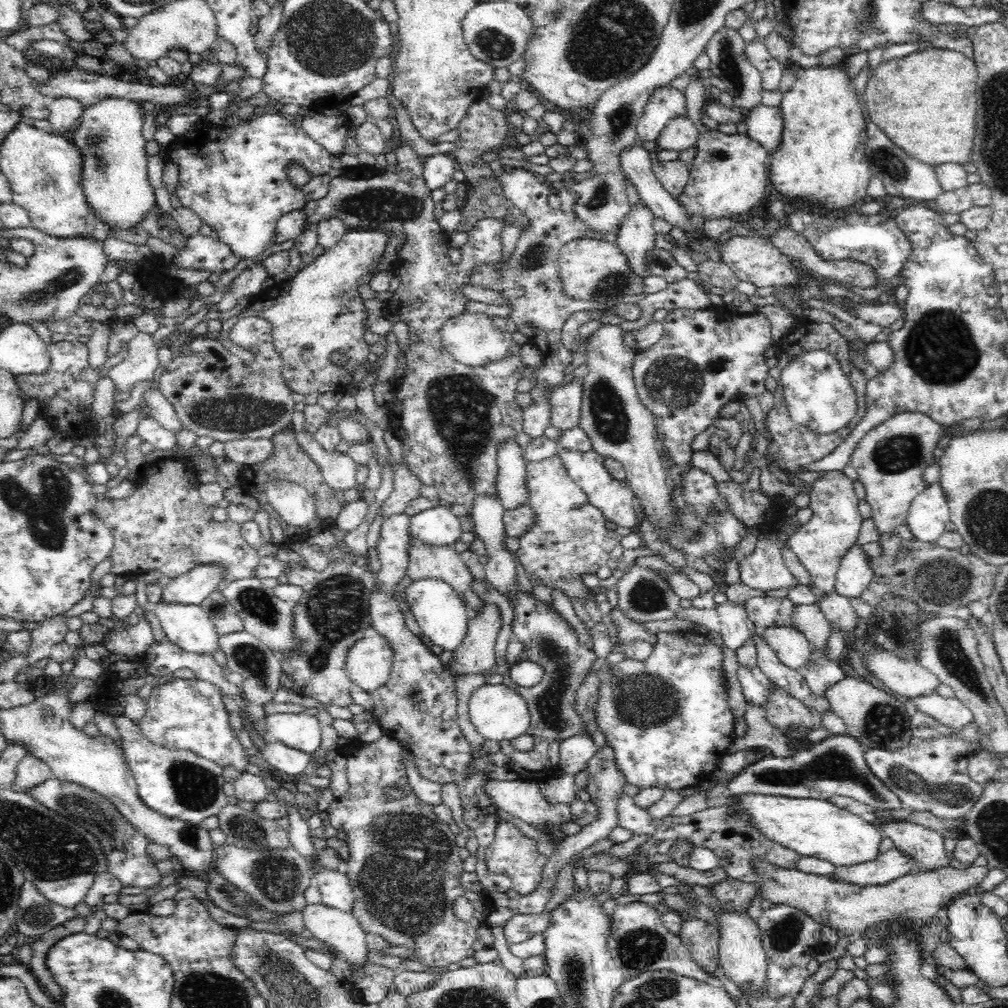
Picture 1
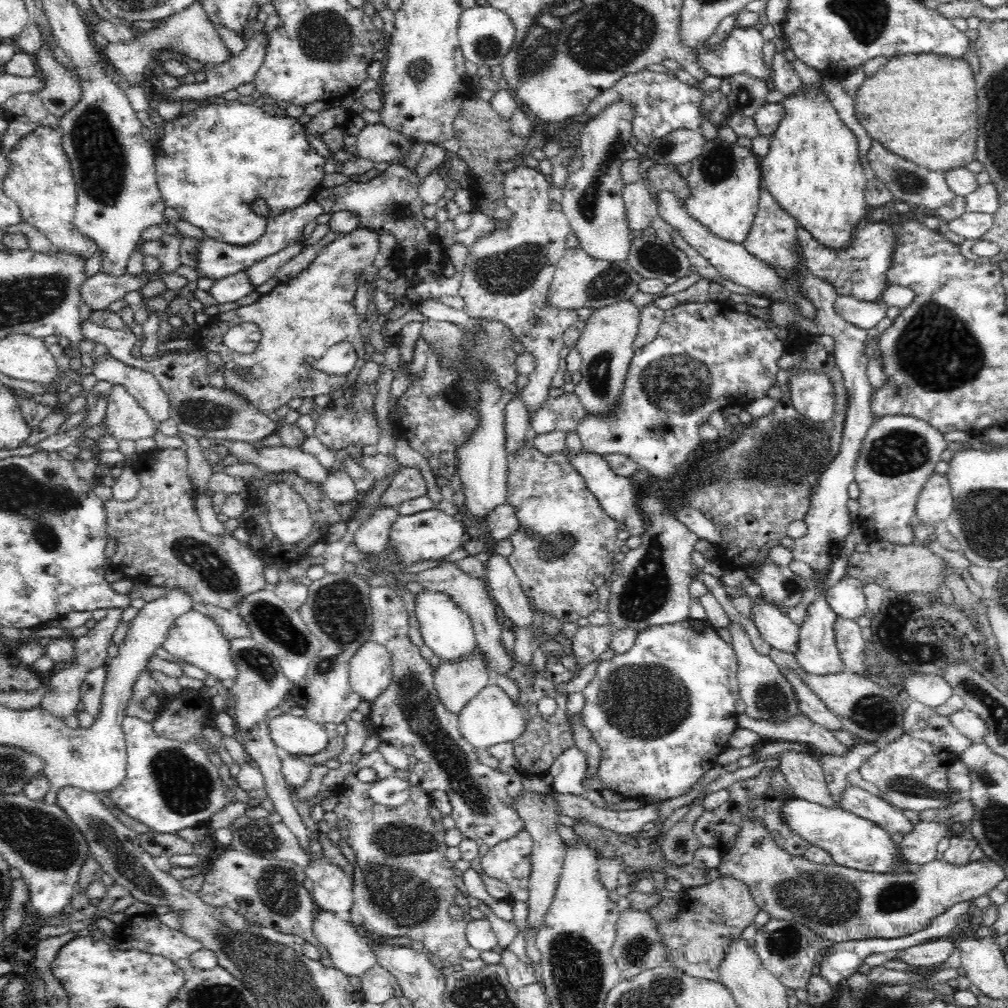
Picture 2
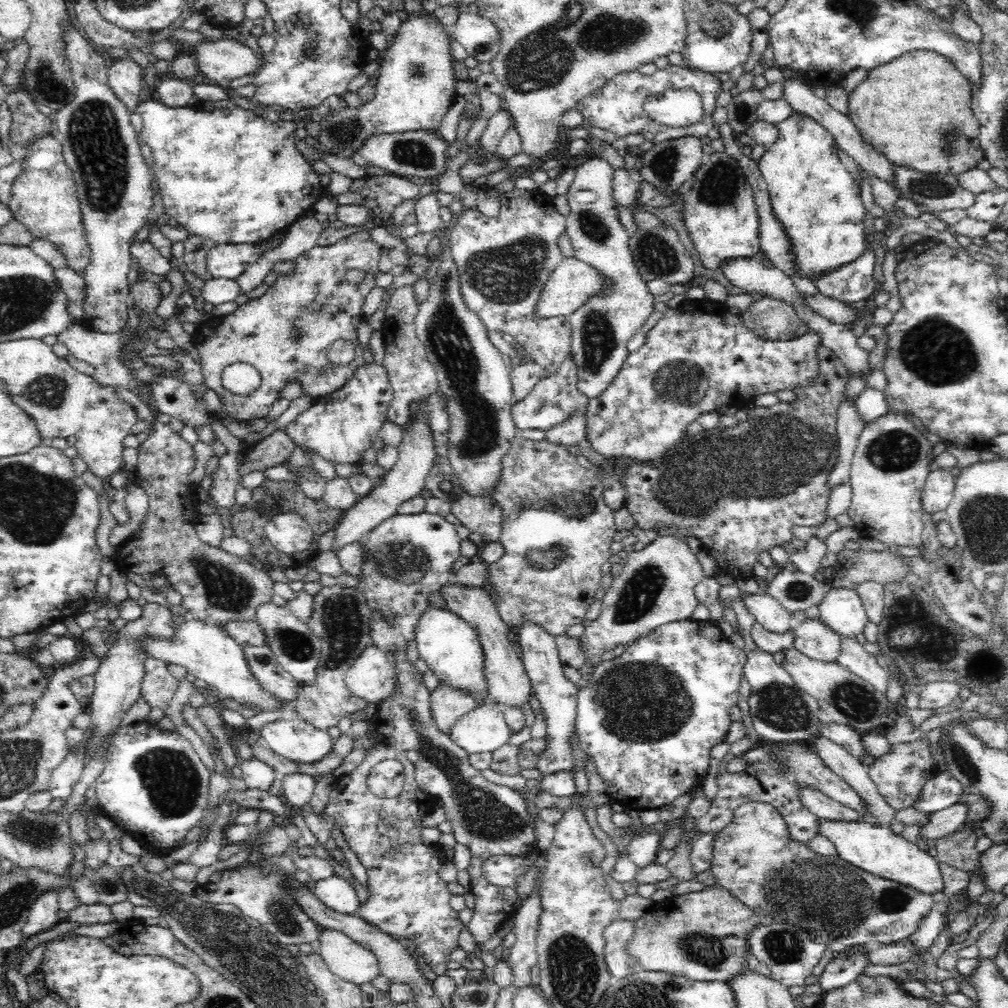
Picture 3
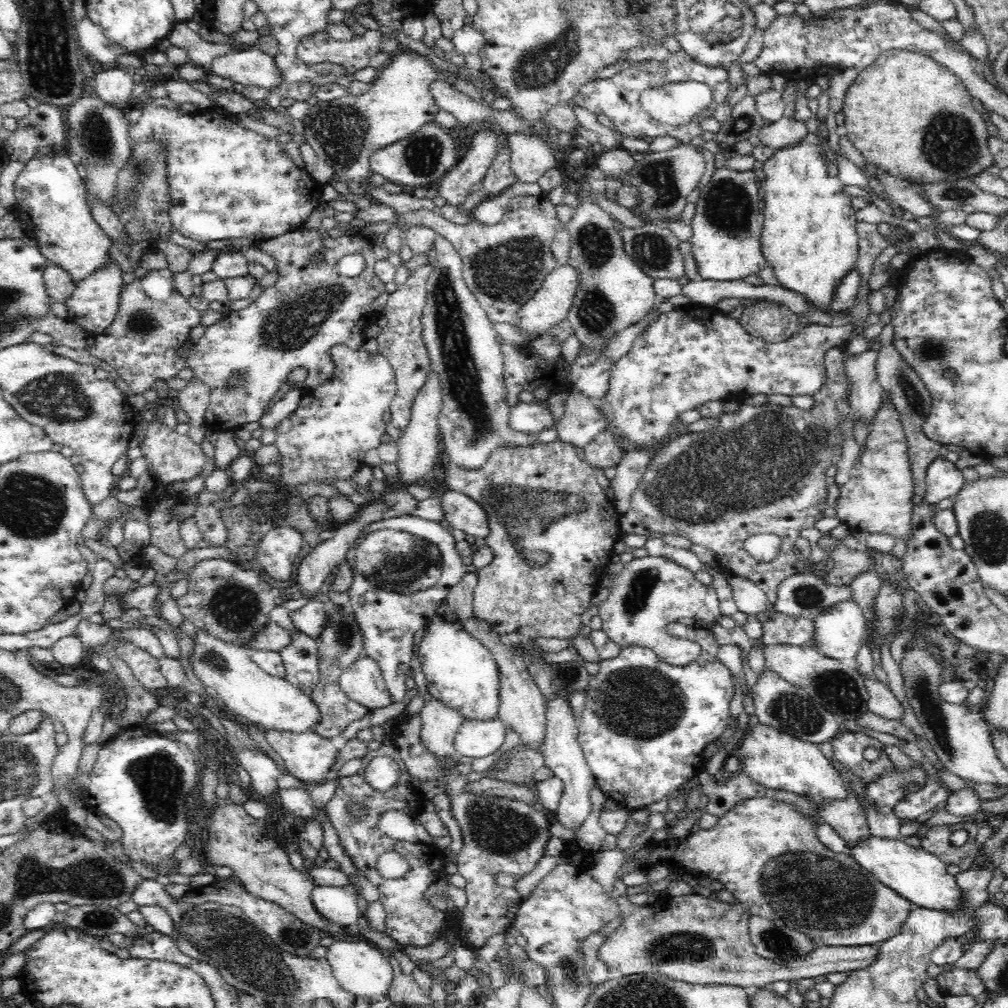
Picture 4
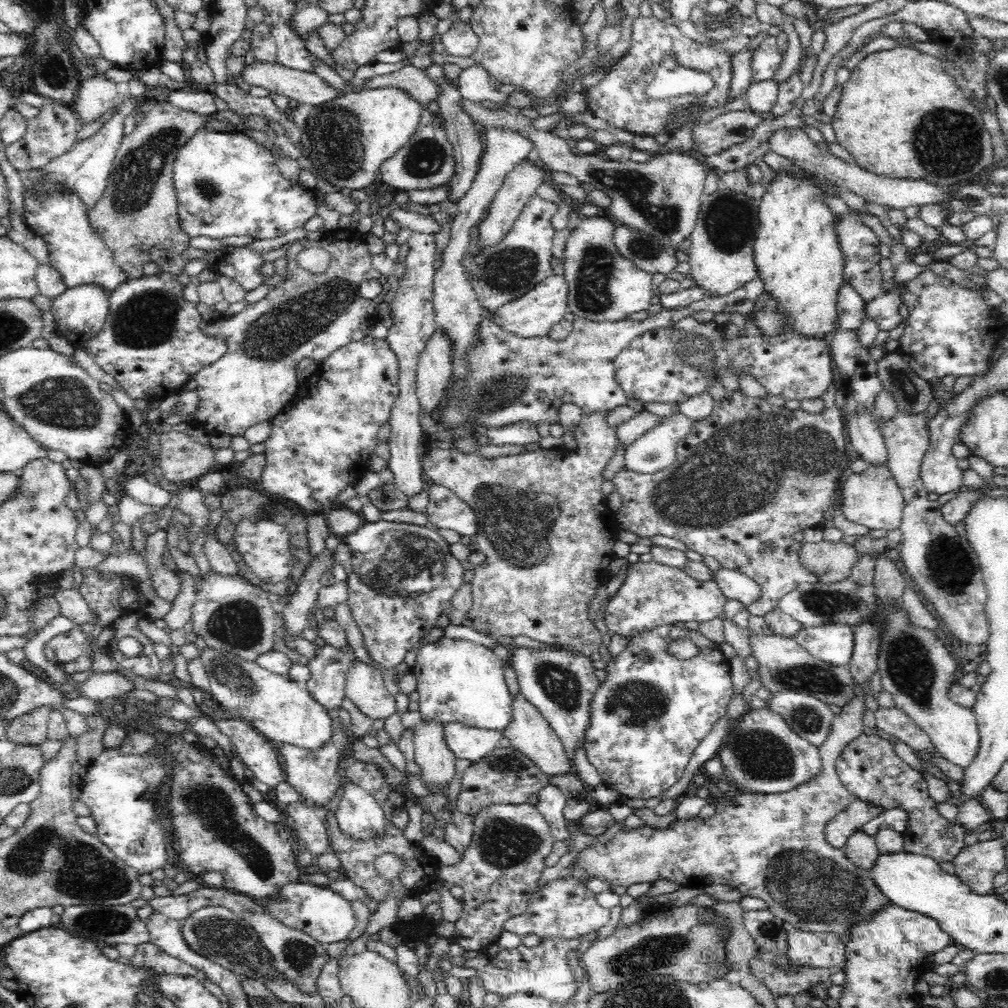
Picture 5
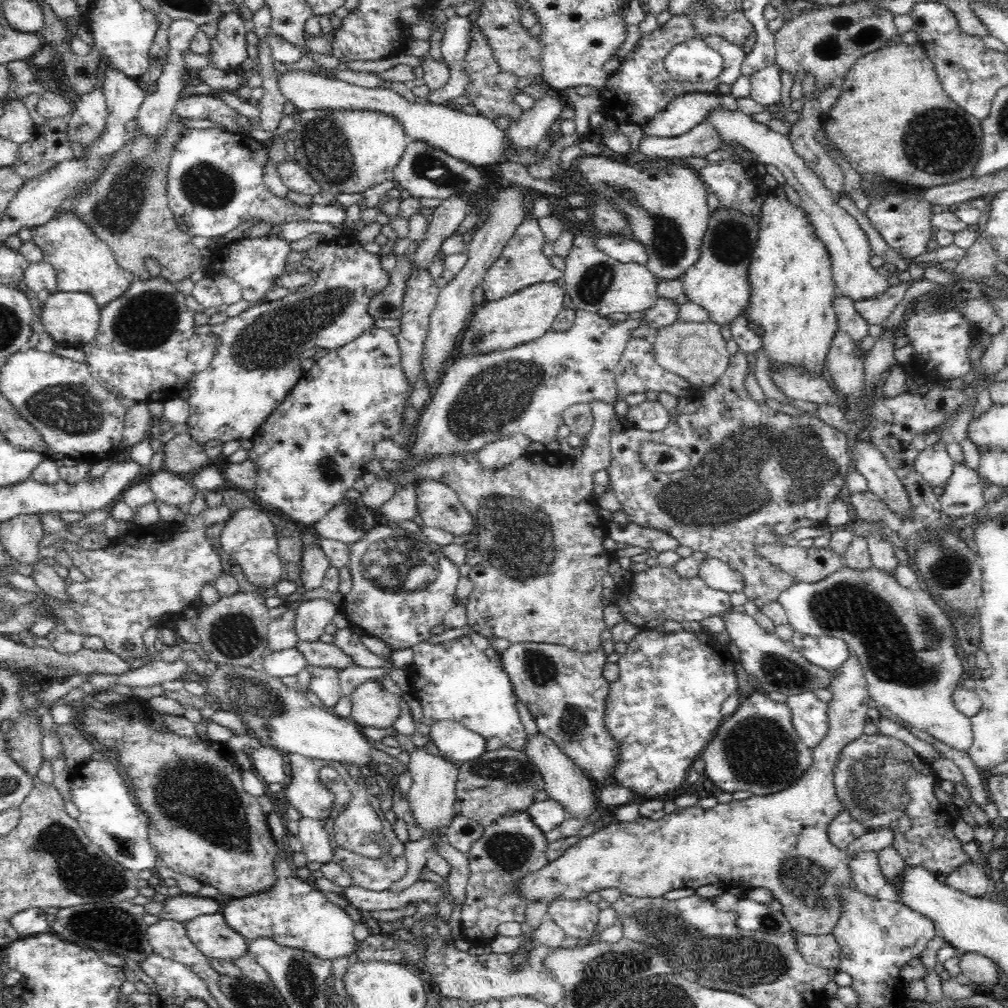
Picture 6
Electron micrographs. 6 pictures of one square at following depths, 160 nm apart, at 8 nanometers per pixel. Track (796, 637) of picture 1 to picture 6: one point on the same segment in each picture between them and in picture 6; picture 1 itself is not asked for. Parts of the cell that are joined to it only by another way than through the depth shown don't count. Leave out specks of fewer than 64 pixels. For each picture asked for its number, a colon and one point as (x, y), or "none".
2: (774, 625)
3: (767, 611)
4: (751, 600)
5: (736, 586)
6: (718, 575)

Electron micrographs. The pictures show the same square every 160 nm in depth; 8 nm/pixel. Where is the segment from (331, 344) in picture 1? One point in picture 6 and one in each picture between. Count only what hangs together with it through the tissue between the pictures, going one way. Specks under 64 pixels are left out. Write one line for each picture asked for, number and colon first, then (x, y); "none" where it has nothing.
2: (300, 319)
3: (285, 333)
4: (311, 307)
5: (310, 315)
6: (256, 363)

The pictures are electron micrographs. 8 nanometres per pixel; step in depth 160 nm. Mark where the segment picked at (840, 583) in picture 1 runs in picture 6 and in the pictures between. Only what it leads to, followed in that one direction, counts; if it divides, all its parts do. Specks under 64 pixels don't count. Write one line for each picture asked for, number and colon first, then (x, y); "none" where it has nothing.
2: (847, 600)
3: (842, 611)
4: (838, 635)
5: (834, 644)
6: (829, 653)

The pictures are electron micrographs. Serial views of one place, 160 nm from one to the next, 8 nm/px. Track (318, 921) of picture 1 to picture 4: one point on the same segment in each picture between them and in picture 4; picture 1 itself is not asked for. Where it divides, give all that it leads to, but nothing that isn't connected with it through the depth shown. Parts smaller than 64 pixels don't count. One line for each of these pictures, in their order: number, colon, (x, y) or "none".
2: (338, 938)
3: (347, 959)
4: (362, 969)

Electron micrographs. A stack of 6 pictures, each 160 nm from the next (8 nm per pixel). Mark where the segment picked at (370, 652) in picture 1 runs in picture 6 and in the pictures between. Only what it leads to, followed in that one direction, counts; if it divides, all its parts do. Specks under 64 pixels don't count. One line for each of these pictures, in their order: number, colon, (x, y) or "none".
2: (370, 670)
3: (371, 678)
4: (363, 682)
5: (364, 686)
6: (372, 706)

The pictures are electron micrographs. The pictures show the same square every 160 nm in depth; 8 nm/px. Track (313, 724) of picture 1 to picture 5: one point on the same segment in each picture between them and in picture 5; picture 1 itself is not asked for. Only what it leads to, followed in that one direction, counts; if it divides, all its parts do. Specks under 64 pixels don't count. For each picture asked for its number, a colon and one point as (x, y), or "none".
2: (295, 735)
3: (292, 737)
4: (309, 756)
5: (315, 775)

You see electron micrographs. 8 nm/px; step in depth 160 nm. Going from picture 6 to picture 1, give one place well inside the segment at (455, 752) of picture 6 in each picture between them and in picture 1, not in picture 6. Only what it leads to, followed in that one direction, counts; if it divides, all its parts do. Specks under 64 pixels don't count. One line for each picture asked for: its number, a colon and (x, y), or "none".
1: (498, 712)
2: (492, 717)
3: (484, 729)
4: (476, 738)
5: (464, 741)

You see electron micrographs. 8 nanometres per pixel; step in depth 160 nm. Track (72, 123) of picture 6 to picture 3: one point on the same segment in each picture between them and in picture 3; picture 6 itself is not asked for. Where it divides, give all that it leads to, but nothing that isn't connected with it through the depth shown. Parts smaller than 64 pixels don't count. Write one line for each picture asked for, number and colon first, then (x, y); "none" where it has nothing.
3: (125, 77)
4: (114, 85)
5: (98, 94)

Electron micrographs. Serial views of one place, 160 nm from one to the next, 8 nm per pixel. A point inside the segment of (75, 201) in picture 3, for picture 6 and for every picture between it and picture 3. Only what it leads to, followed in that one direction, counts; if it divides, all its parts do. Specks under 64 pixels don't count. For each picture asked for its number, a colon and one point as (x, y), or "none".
4: (50, 199)
5: (75, 249)
6: (83, 263)

